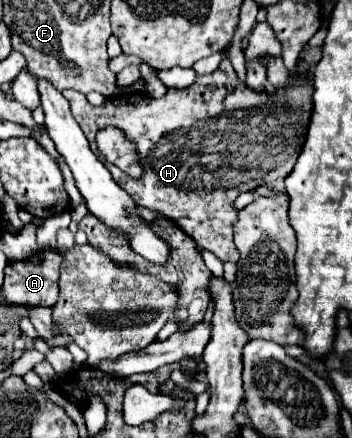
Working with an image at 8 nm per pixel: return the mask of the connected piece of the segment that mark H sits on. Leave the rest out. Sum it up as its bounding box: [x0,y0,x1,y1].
[62,46,322,262]

